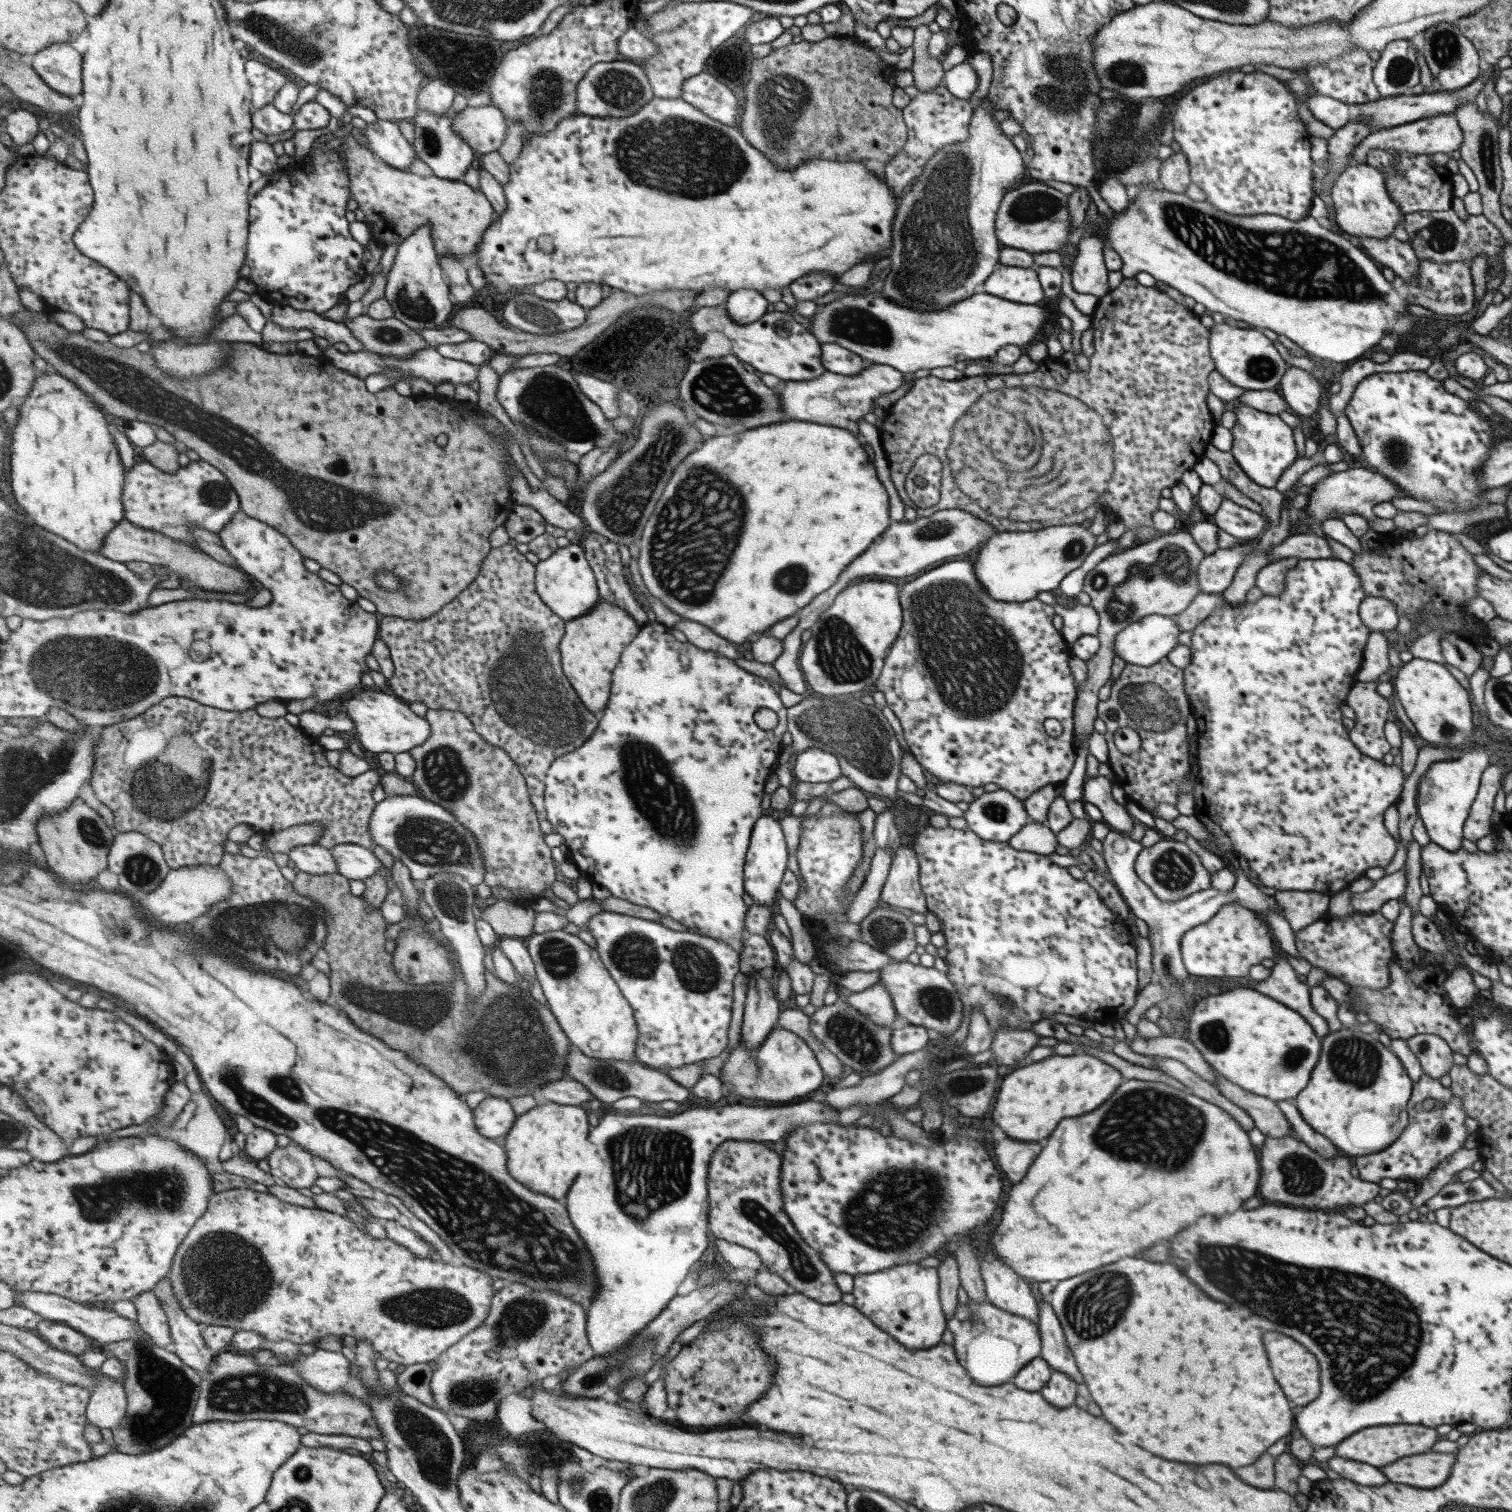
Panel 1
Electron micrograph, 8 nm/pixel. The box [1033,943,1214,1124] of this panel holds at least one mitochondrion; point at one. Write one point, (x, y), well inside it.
(1165, 966)

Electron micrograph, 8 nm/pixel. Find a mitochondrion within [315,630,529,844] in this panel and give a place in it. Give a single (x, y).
(446, 777)

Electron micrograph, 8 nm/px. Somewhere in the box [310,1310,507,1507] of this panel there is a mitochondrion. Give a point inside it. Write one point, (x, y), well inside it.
(433, 1448)

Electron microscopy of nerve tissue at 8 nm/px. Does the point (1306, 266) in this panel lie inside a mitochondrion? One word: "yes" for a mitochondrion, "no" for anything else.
yes

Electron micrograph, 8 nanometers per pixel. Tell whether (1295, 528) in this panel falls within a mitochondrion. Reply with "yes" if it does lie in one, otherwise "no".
no

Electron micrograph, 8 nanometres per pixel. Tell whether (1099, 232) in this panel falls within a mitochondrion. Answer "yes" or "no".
no

